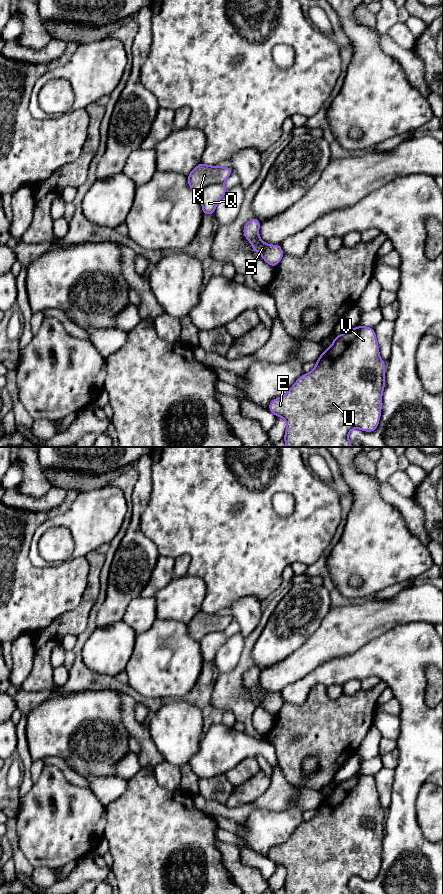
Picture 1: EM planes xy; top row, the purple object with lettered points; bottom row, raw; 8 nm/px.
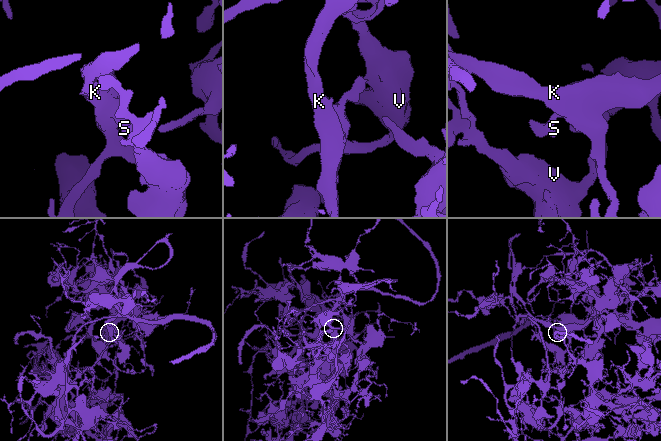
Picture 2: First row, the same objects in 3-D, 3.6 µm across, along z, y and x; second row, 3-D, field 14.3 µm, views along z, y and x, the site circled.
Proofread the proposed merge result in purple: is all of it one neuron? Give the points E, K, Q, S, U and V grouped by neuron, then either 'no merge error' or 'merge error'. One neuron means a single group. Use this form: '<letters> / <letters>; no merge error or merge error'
E K Q S U V; no merge error

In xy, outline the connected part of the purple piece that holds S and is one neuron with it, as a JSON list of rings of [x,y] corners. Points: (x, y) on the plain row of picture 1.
[[[256,665],[248,669],[243,675],[244,685],[252,692],[252,698],[258,699],[270,714],[276,715],[284,701],[280,692],[269,693],[259,686],[260,670]]]

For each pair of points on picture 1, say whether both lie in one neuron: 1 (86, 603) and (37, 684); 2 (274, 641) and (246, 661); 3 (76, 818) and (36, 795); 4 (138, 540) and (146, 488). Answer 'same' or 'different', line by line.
1: same
2: different
3: same
4: same

